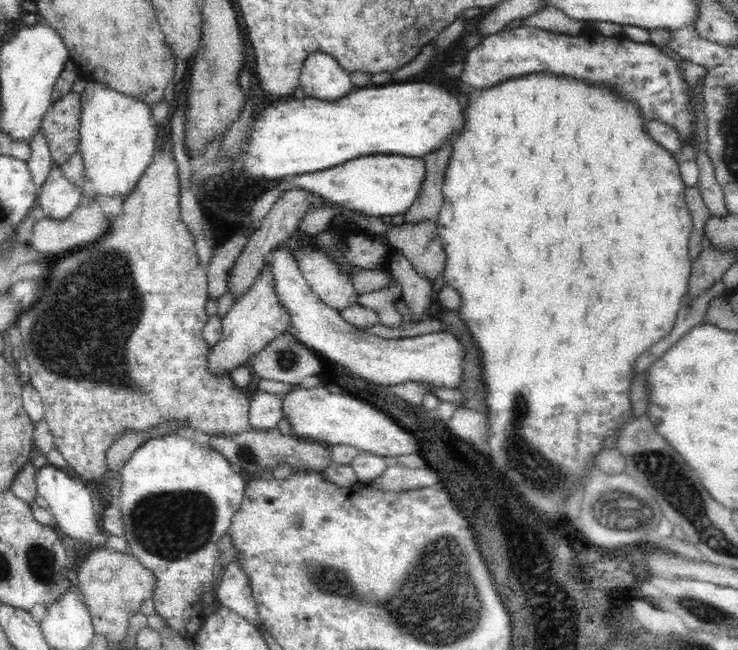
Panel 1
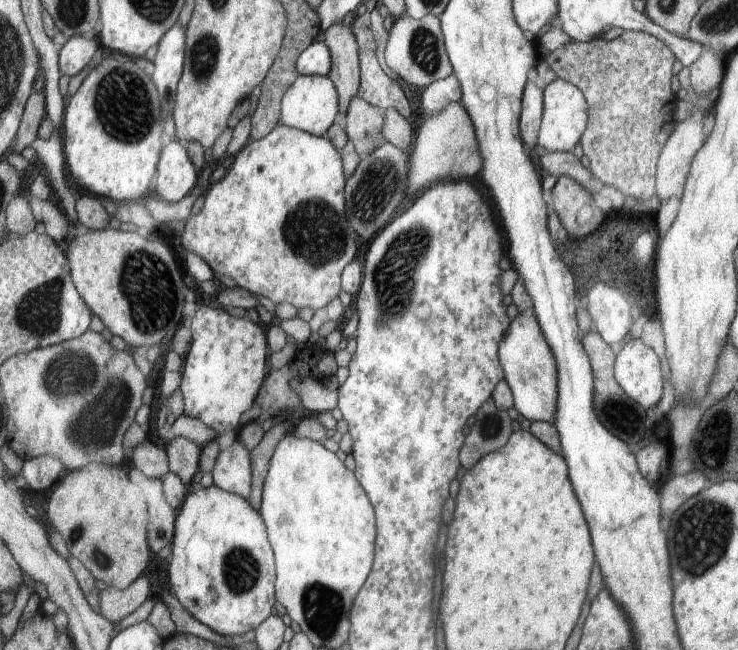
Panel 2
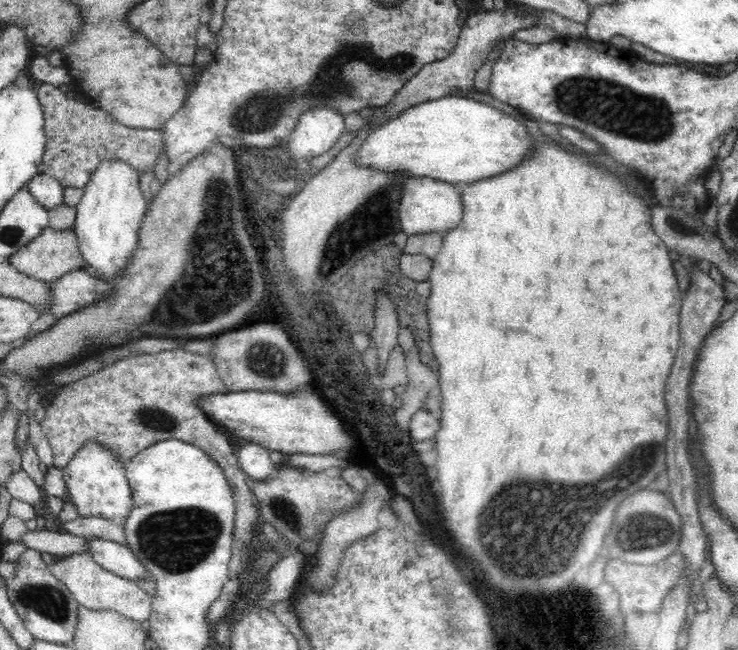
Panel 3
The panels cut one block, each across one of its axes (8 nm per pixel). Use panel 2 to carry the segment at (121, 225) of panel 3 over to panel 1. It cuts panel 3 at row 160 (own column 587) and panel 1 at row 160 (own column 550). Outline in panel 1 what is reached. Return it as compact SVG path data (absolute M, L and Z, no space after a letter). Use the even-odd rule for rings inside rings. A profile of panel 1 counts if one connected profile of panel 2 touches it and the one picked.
M90 80L87 82L86 89L81 93L81 107L82 107L82 120L80 120L80 140L79 140L79 151L82 155L82 161L84 165L84 174L85 174L85 184L81 188L81 199L84 199L86 203L90 201L95 201L98 196L108 196L116 197L121 196L126 198L126 196L132 194L142 174L146 172L147 166L151 163L153 155L155 154L156 140L157 140L157 130L155 124L152 120L151 110L145 103L140 99L135 99L132 95L125 95L119 91L115 91L113 88L106 86L106 84L101 83L98 80Z

